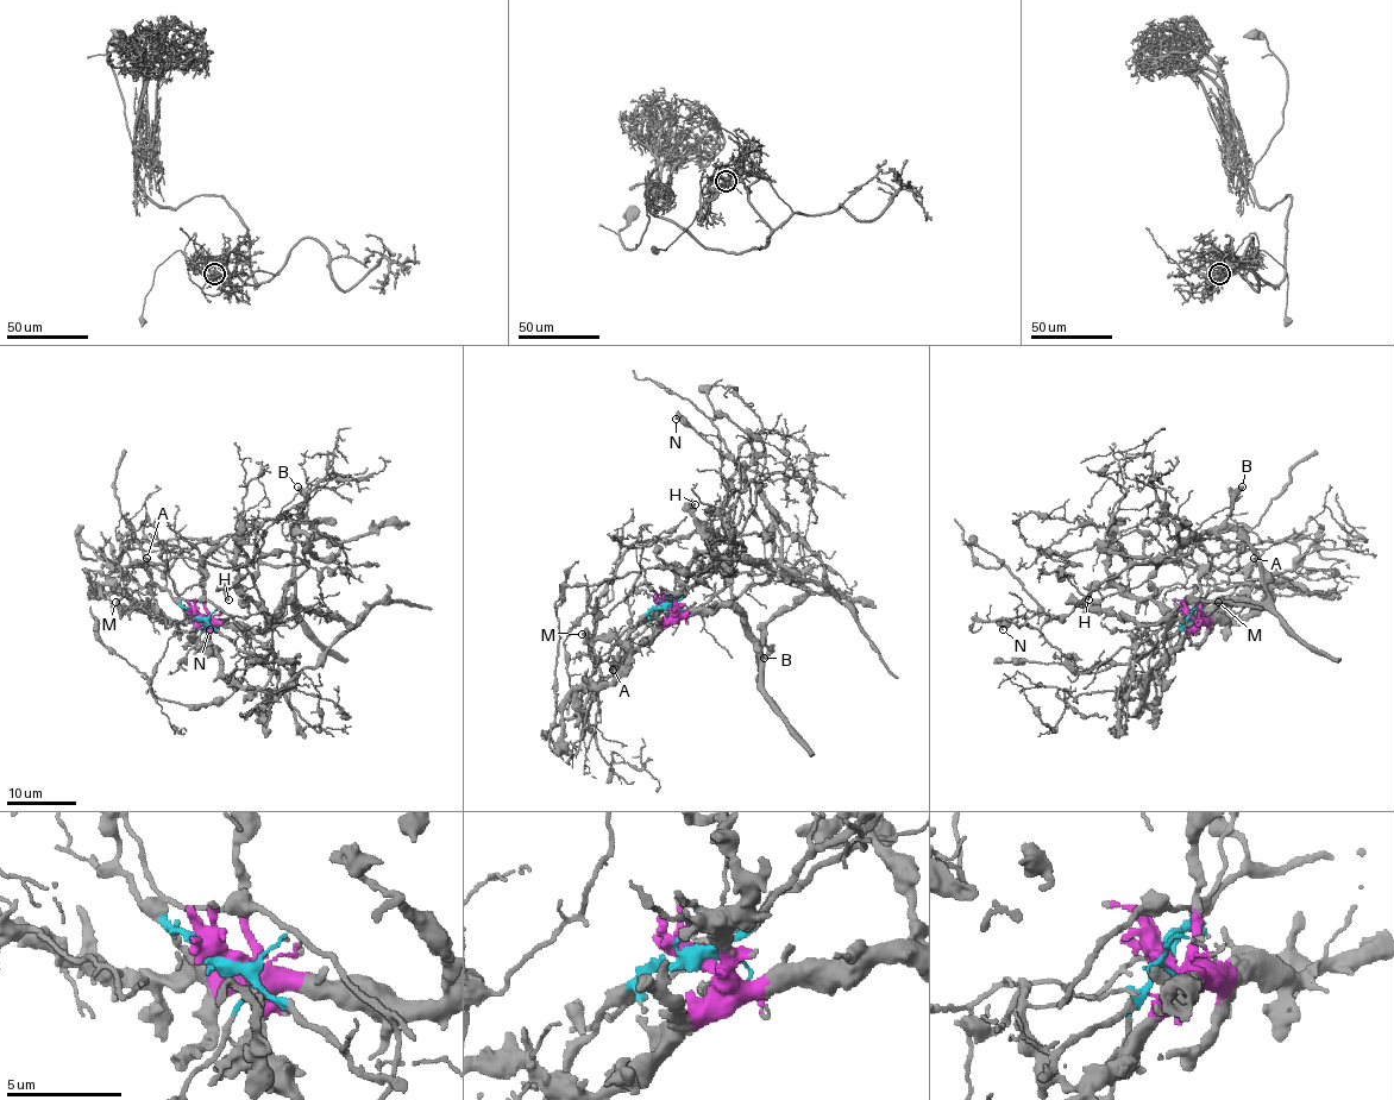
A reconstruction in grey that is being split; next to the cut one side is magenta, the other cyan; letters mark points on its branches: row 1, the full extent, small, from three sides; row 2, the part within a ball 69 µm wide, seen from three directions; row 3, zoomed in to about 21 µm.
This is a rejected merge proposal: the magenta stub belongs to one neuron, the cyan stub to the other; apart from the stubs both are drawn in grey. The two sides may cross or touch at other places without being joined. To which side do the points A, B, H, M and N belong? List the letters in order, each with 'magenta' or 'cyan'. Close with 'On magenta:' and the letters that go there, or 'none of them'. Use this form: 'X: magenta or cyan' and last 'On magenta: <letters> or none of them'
A: magenta
B: magenta
H: magenta
M: magenta
N: cyan
On magenta: A, B, H, M

